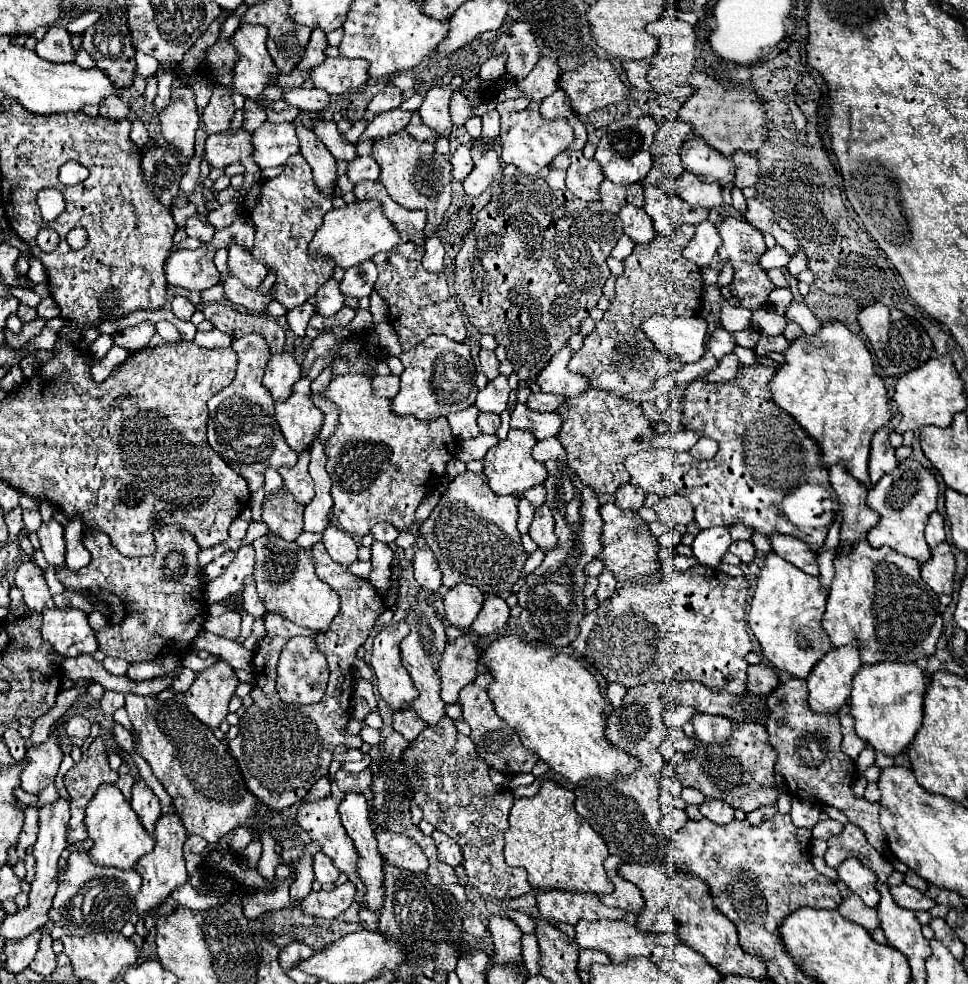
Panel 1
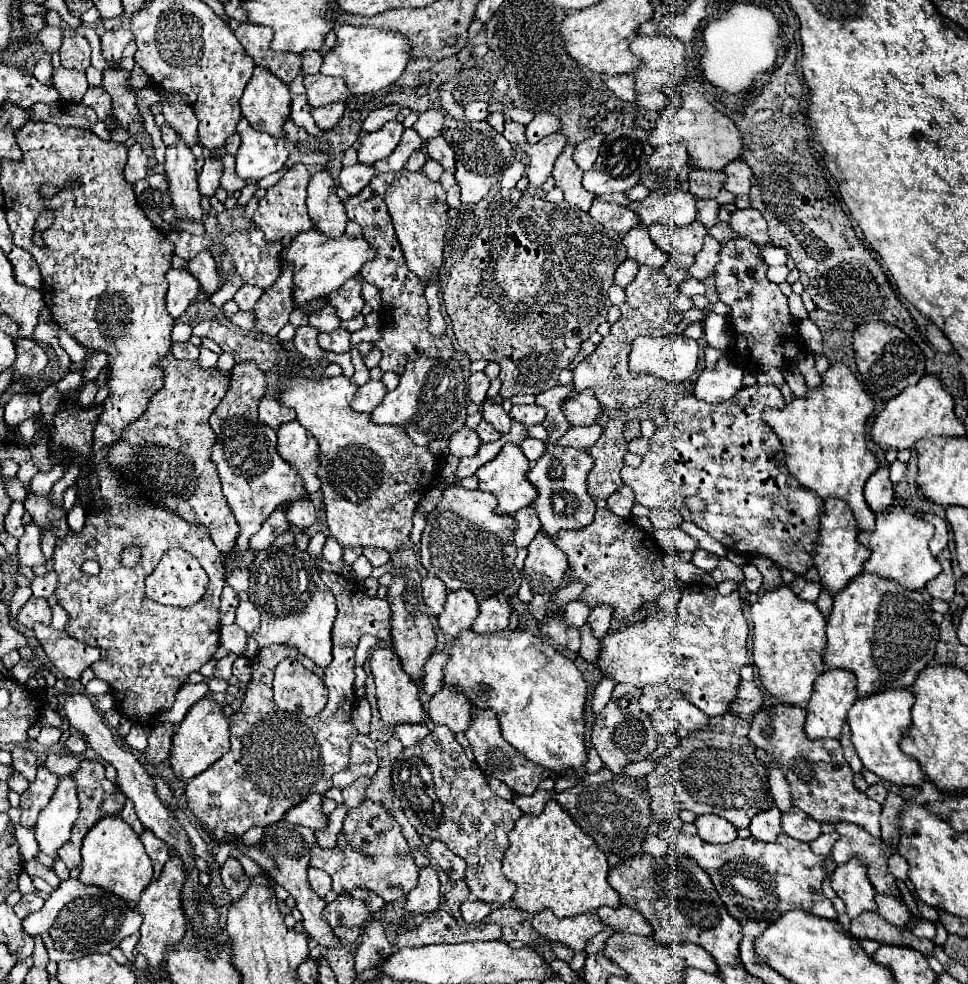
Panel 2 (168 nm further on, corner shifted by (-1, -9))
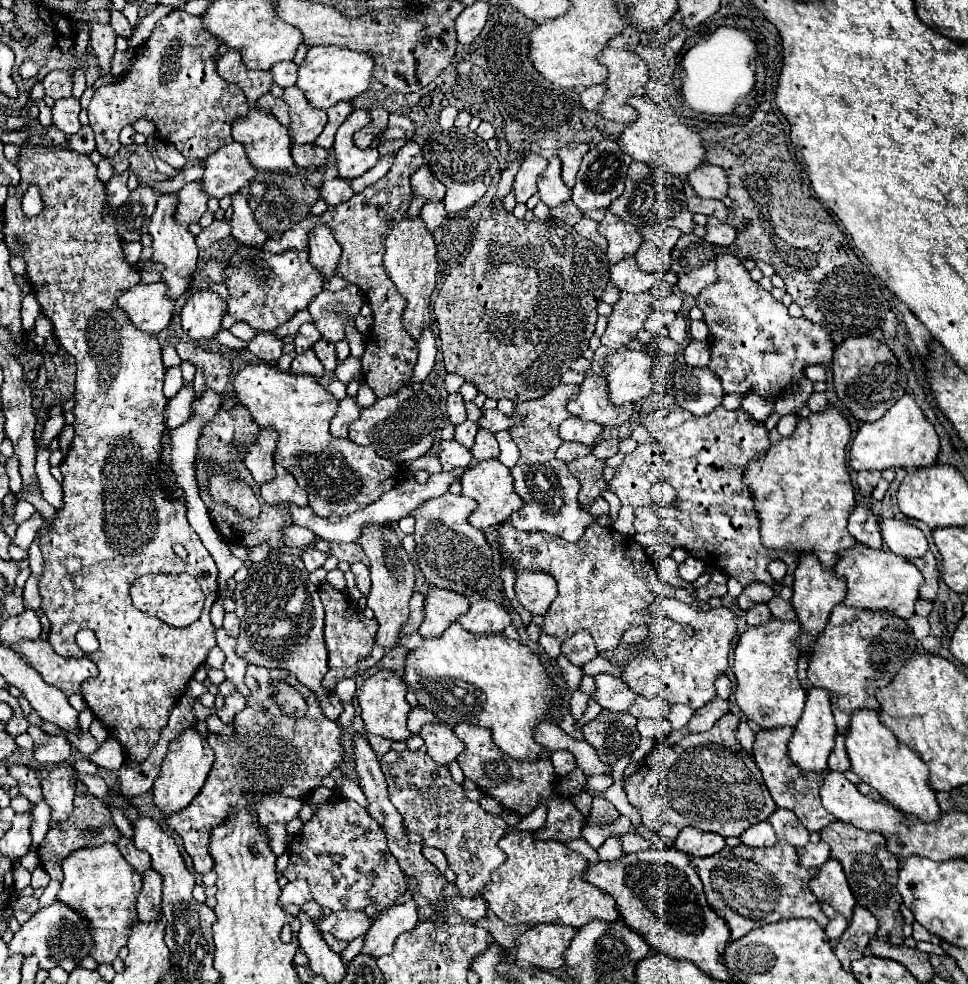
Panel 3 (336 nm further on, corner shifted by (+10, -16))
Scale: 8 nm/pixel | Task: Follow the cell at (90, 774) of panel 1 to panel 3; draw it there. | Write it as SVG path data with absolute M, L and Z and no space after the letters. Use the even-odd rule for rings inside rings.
M79 782L77 784L77 794L75 794L75 808L71 812L71 816L61 822L59 826L55 826L55 832L47 832L47 836L43 838L43 842L37 848L41 866L49 872L49 876L53 880L61 882L61 860L67 858L71 852L79 850L79 848L91 848L91 846L101 846L101 844L117 844L121 838L121 832L117 830L117 826L113 824L113 816L109 812L109 808L95 798L93 794L89 794L89 790Z

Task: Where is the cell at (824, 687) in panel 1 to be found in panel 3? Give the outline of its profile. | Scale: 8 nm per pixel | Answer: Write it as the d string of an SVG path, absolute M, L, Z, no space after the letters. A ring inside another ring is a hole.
M811 688L807 692L807 702L805 702L803 716L801 716L793 736L789 740L789 758L791 758L791 762L797 768L801 768L803 772L821 774L827 768L827 758L833 750L835 736L837 736L837 726L835 726L835 718L833 718L833 712L831 712L829 692L825 692L821 688Z

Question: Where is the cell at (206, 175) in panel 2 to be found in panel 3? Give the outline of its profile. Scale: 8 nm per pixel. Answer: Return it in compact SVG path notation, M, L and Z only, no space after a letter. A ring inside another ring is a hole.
M191 182L177 192L175 220L179 224L189 226L193 222L199 222L199 218L205 212L207 212L207 196L201 196L201 188L197 188L197 182Z

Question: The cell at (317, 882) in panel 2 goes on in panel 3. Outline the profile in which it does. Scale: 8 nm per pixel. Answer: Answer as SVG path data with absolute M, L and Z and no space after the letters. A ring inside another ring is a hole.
M293 880L293 882L287 882L287 886L281 890L281 896L279 896L279 904L285 906L285 904L305 904L309 902L311 896L309 896L309 886L303 882L303 880Z

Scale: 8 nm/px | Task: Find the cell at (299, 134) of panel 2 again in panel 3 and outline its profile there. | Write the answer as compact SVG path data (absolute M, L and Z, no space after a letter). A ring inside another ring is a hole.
M305 144L305 146L293 146L293 160L297 162L299 168L305 168L309 172L315 172L327 164L329 152L323 148L317 148L315 144Z

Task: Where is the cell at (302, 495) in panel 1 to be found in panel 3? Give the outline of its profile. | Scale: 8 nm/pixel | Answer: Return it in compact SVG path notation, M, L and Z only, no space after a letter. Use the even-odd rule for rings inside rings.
M291 524L289 528L285 528L285 536L283 536L283 540L285 540L285 544L289 546L289 548L307 548L309 544L313 544L315 542L315 536L313 536L313 532L309 532L307 528L301 528L301 526L297 526L297 524Z

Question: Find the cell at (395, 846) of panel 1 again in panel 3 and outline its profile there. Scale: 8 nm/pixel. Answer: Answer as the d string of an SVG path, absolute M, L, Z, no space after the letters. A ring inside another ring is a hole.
M329 798L317 806L313 818L289 844L289 866L283 876L307 880L313 900L331 912L365 910L369 904L393 906L407 892L407 878L389 854L381 826L363 806L347 798Z

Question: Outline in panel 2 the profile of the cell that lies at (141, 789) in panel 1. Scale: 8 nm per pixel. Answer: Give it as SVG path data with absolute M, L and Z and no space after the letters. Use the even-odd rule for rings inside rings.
M144 829L144 831L140 833L140 841L144 843L148 857L152 859L152 865L154 865L154 879L156 879L156 877L160 875L160 869L162 869L162 867L166 865L166 861L170 859L170 847L168 847L162 839L154 837L154 833L148 831L148 829Z

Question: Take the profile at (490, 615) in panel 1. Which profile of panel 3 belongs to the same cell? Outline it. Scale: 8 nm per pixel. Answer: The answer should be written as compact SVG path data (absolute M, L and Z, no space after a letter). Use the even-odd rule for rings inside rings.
M479 600L479 602L473 602L469 612L461 614L457 622L465 630L475 634L481 634L481 632L495 634L495 632L503 632L511 624L511 618L501 604L491 600Z

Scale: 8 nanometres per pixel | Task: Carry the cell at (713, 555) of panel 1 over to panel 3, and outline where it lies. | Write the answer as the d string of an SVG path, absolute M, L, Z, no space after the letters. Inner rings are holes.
M687 556L687 560L679 564L677 574L679 574L679 578L681 578L681 580L685 580L685 582L693 584L693 582L703 574L703 570L705 570L705 564L703 564L699 558Z

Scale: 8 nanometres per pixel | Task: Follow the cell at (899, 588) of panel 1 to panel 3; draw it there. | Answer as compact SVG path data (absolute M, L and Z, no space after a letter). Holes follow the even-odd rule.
M843 602L835 606L829 624L817 640L807 676L811 686L829 690L831 708L841 734L849 730L855 710L877 710L877 688L889 686L897 670L915 650L917 640L905 620L897 620L897 616L889 616L887 612L857 612L855 608L845 608Z

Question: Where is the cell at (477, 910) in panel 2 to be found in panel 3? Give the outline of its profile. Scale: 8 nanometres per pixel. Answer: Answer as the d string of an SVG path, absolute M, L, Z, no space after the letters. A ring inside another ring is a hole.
M457 894L457 896L453 896L453 906L467 920L481 920L487 914L487 904L485 904L485 900L481 896L465 898L465 896Z

